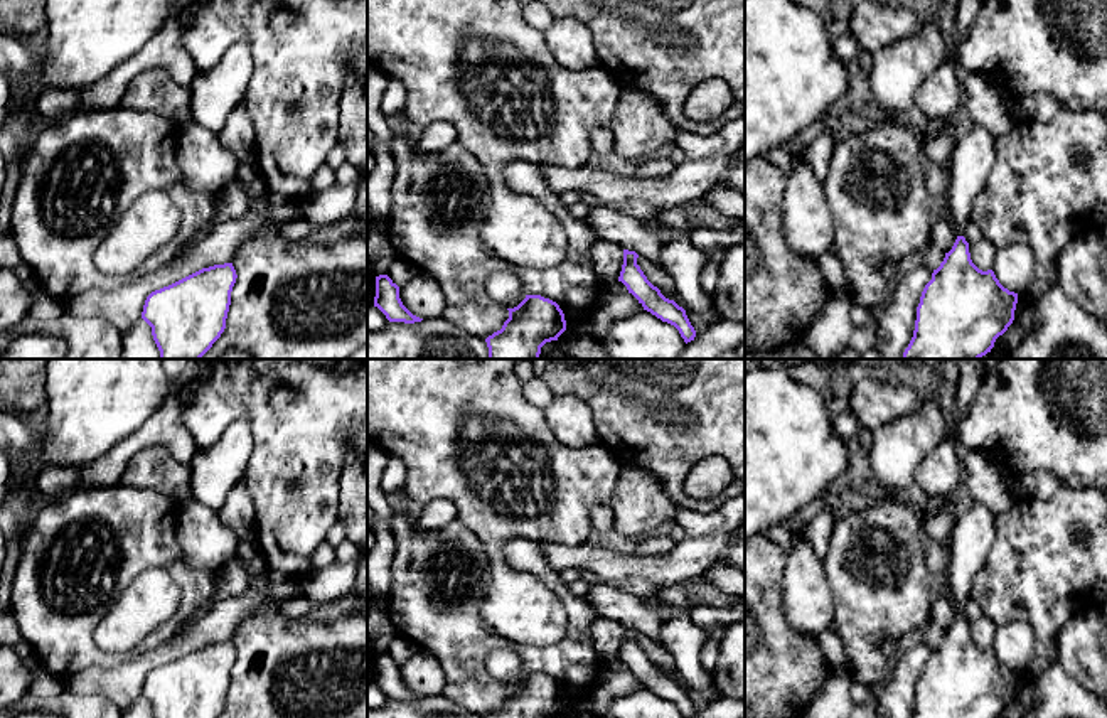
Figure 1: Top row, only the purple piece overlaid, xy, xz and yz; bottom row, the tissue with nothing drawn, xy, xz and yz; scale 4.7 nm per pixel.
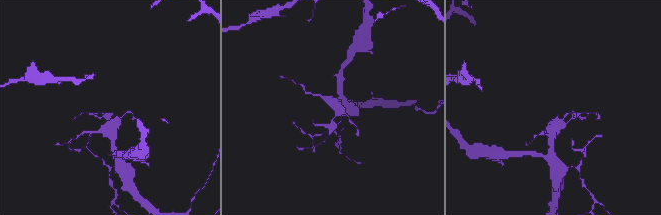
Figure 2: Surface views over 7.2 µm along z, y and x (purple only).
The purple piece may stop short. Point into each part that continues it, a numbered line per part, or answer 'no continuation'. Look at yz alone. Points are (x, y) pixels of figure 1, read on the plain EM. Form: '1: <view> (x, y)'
1: yz (973, 535)

